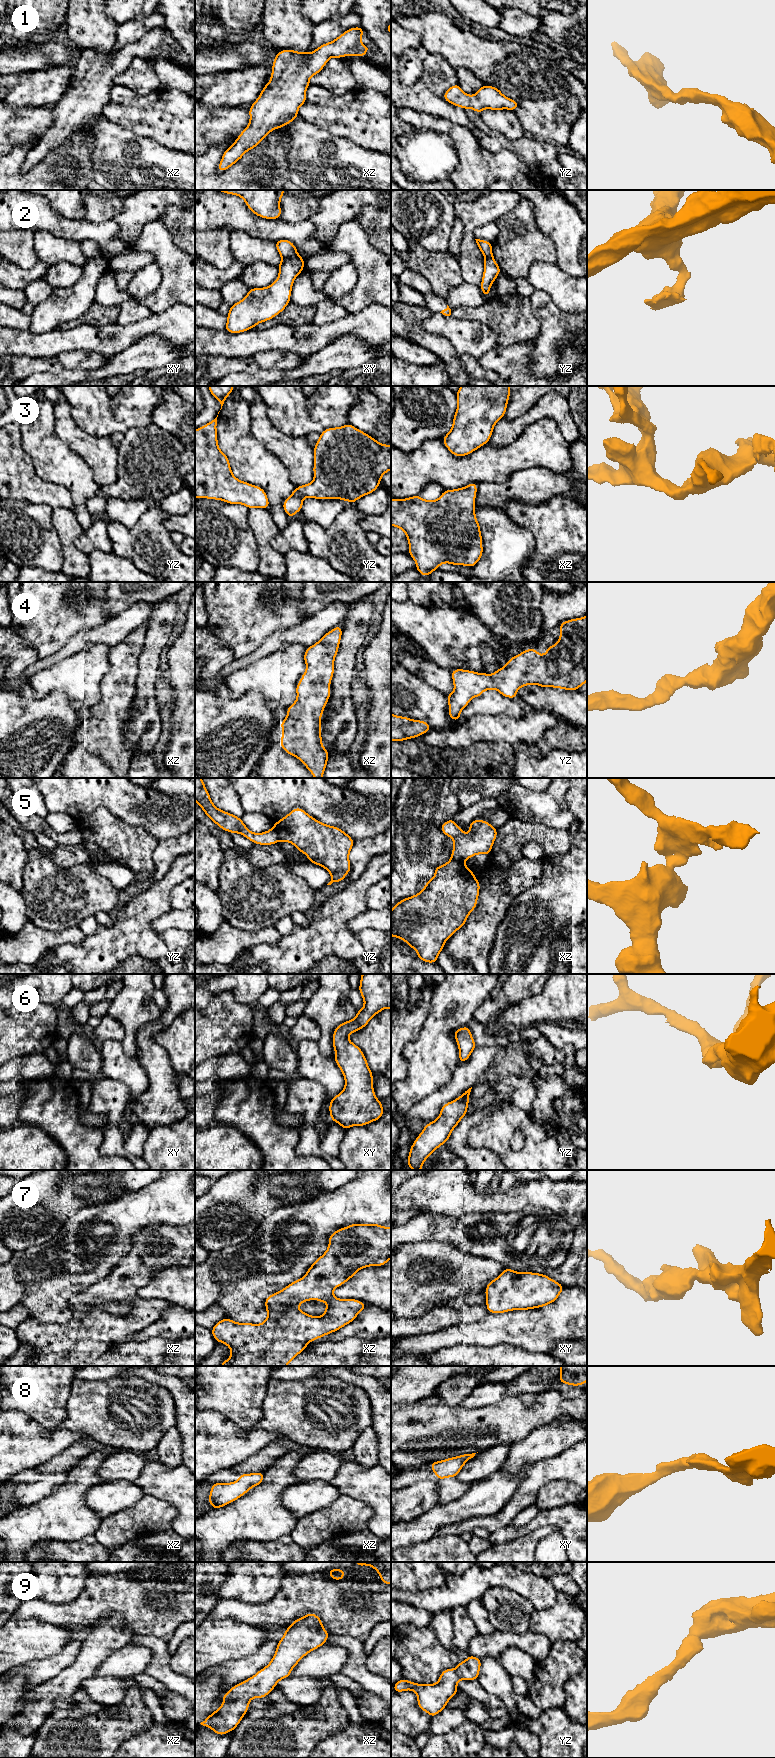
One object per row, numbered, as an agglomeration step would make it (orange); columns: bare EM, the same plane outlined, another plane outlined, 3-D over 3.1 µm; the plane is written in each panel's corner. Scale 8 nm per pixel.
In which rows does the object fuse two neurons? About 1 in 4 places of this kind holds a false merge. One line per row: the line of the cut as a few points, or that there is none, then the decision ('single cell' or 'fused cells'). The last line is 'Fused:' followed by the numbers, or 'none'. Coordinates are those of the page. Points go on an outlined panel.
1: cut none; single cell
2: cut xy (298, 255), (282, 258); fused cells
3: cut none; single cell
4: cut none; single cell
5: cut yz (273, 827), (279, 840); fused cells
6: cut none; single cell
7: cut none; single cell
8: cut none; single cell
9: cut none; single cell
Fused: 2, 5

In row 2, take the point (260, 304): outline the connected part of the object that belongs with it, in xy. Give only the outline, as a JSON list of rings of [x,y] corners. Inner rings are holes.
[[[301,256],[282,258],[274,283],[264,288],[251,288],[241,301],[230,306],[225,330],[241,333],[281,313],[290,303],[293,282],[304,268]]]

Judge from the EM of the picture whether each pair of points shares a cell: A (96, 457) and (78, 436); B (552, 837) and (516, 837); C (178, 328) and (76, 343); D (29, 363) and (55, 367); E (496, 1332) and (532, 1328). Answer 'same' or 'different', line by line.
A: same
B: same
C: same
D: same
E: same

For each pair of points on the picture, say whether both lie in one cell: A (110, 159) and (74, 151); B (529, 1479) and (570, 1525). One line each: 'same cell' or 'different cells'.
A: different cells
B: different cells

